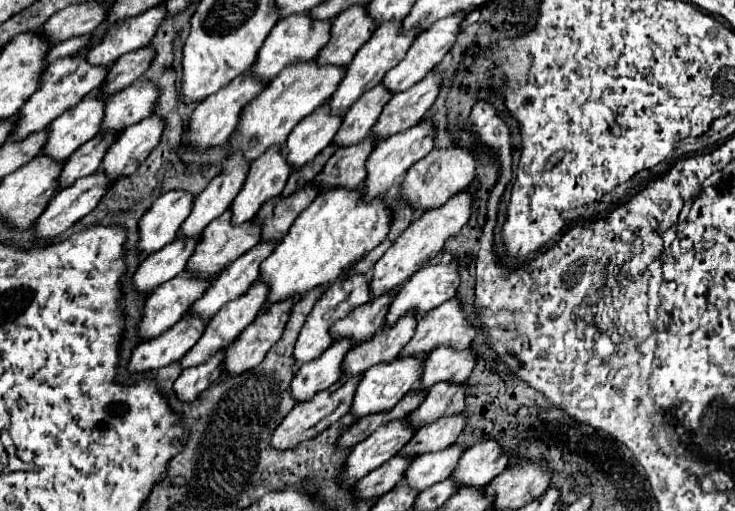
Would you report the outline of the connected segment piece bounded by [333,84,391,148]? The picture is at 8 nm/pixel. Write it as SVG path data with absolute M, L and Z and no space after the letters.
M379 84L371 90L367 90L349 110L347 116L343 116L343 124L337 130L333 144L337 148L347 148L353 144L359 144L367 138L373 124L377 122L383 106L389 102L389 92Z

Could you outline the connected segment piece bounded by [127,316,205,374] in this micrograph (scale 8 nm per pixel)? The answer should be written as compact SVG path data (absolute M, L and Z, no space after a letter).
M183 316L173 328L167 330L167 334L161 334L159 338L153 338L149 342L141 342L129 358L127 372L141 374L181 360L185 352L199 340L203 328L205 322L191 320L191 316Z

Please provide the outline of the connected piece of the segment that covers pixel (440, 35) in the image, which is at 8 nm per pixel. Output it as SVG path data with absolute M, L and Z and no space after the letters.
M465 14L451 16L451 20L439 20L439 24L431 28L431 32L423 32L423 36L417 36L407 56L385 74L381 84L391 94L397 94L423 80L427 72L431 72L455 44L459 22L463 20L463 16Z

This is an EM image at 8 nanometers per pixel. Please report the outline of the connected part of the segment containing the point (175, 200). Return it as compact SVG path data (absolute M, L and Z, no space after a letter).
M167 192L145 212L139 220L139 242L137 250L141 256L159 252L163 246L175 240L181 222L189 216L193 196L187 192Z

